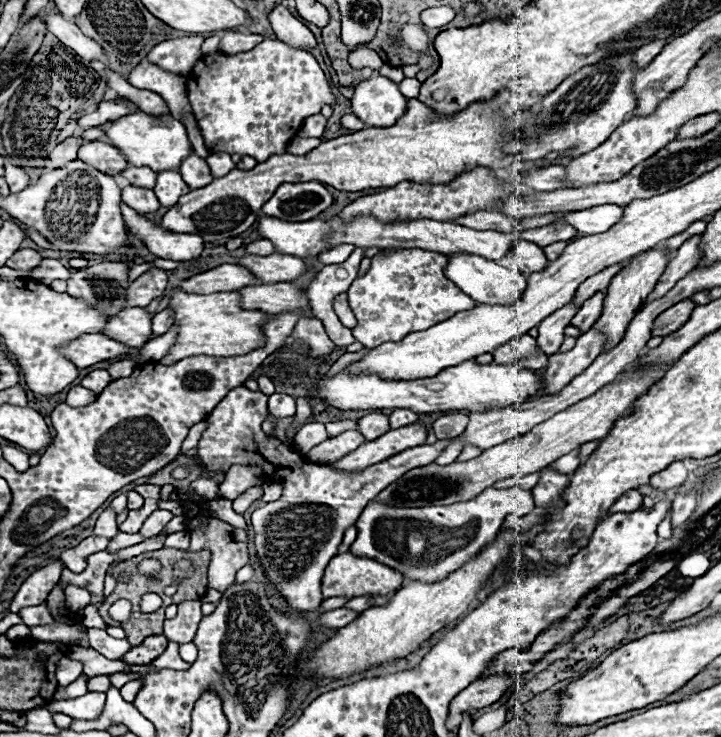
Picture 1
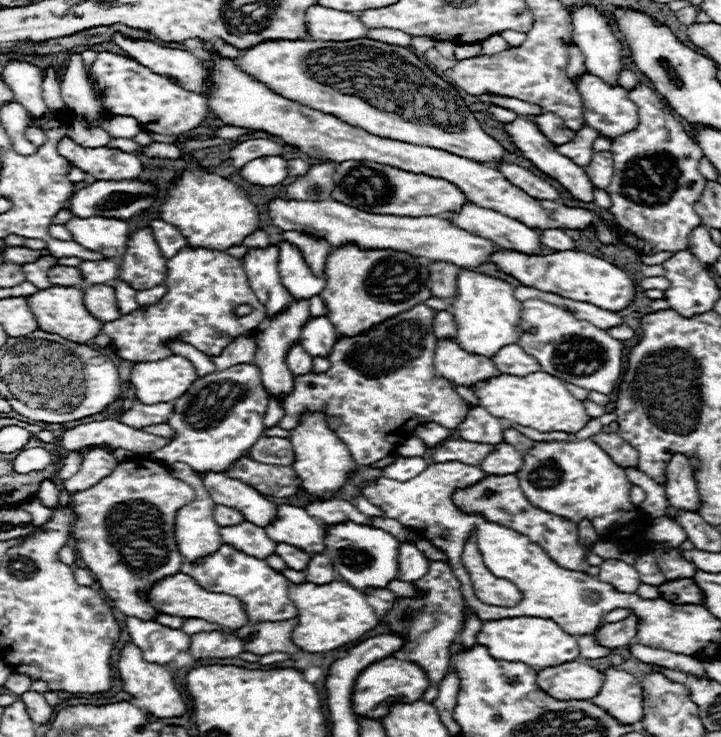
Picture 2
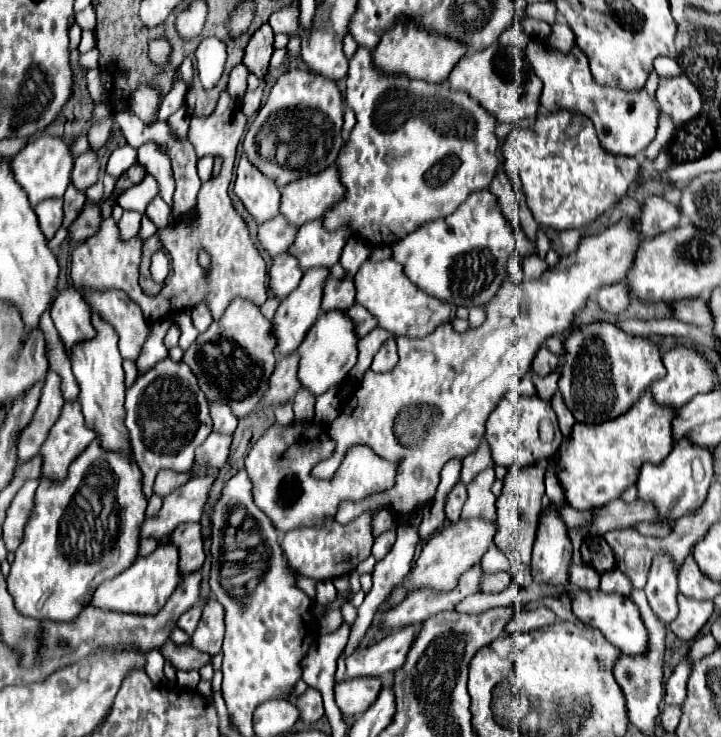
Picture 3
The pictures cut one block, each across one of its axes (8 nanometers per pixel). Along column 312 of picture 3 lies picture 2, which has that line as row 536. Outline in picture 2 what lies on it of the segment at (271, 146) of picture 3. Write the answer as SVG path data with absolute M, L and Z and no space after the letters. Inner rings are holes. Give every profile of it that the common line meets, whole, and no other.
M126 460L126 462L120 462L120 464L114 468L114 472L112 472L110 476L102 478L94 488L88 488L88 490L84 490L84 492L74 494L74 512L78 512L78 522L76 522L74 528L72 528L74 548L80 552L82 560L86 562L86 566L88 566L88 568L92 570L92 574L96 576L96 580L98 580L100 586L102 586L102 590L106 592L106 596L108 596L110 600L114 600L114 606L116 606L120 612L124 612L126 616L138 616L138 618L142 618L142 620L152 620L152 616L160 612L158 608L148 606L148 604L138 596L138 592L146 592L146 588L150 588L150 584L152 584L154 580L162 580L162 576L172 576L174 572L180 572L182 554L178 552L178 546L176 546L176 540L174 540L174 518L176 518L178 508L190 504L190 500L194 500L194 496L196 496L196 494L194 494L194 488L192 488L190 484L186 484L186 482L182 482L182 480L170 476L168 468L162 466L162 464L158 464L158 462L154 462L154 460Z

